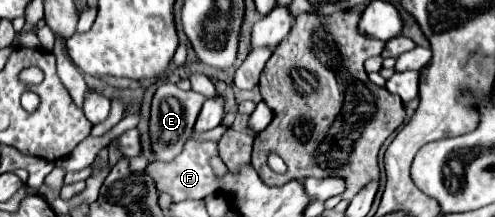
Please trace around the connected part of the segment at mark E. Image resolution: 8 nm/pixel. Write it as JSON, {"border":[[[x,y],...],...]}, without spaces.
{"border":[[[162,83],[152,99],[152,111],[150,111],[150,147],[154,153],[154,161],[172,161],[184,147],[184,143],[190,139],[196,117],[202,109],[202,103],[206,101],[204,95],[196,91],[182,91],[174,83]]]}

